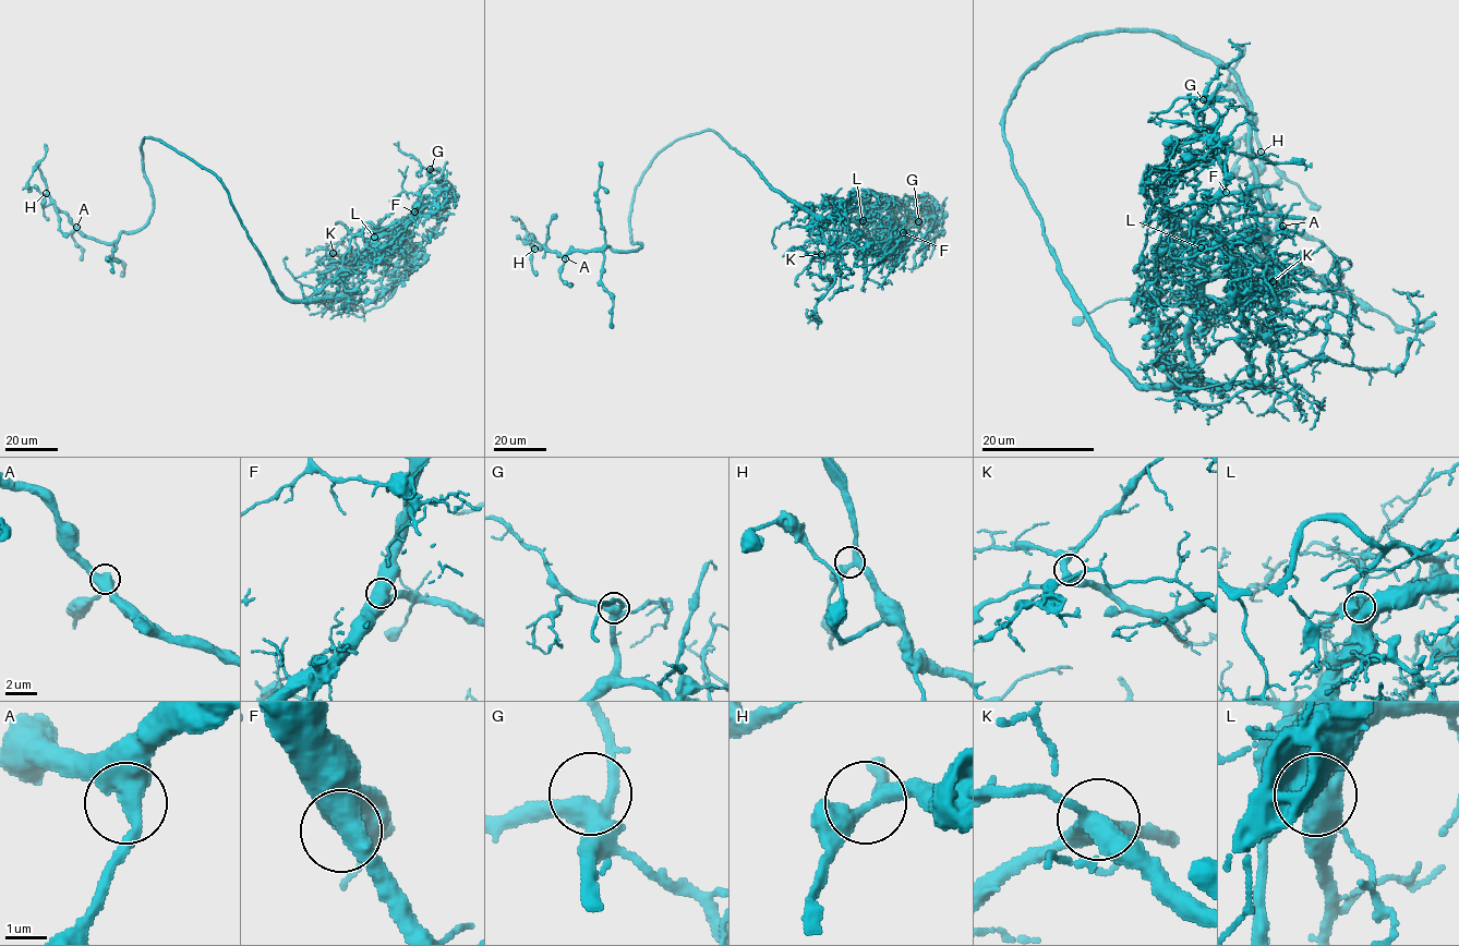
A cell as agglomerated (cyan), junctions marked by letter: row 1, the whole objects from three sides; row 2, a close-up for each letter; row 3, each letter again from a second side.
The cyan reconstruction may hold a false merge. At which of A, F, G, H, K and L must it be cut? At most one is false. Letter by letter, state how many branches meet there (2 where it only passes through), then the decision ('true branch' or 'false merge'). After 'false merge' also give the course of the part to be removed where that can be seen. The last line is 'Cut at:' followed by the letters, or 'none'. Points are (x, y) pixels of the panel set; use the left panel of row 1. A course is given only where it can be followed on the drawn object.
A: 2 branches meet; true branch
F: 2 branches meet; true branch
G: 3 branches meet; true branch
H: 3 branches meet; true branch
K: 3 branches meet; true branch
L: 3 branches meet; false merge; foreign part runs (373, 237), (377, 228), (369, 222), (350, 239), (341, 278), (327, 258), (293, 278)
Cut at: L

